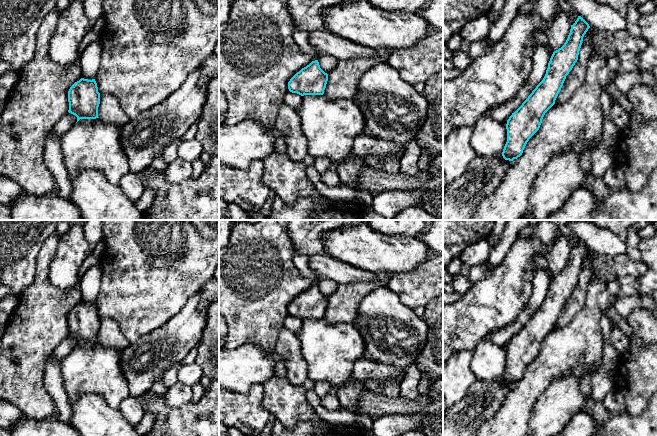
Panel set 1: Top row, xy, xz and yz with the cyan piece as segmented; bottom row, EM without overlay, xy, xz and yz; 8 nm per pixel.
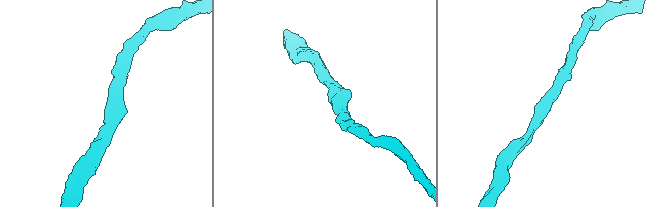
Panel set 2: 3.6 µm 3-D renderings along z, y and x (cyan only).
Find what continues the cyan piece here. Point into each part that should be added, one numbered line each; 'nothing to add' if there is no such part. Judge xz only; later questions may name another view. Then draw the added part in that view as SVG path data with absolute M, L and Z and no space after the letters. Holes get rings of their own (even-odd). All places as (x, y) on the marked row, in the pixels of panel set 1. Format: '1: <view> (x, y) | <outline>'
1: xz (330, 126) | M304 95L302 103L295 108L300 116L302 133L307 139L308 154L341 162L352 156L354 139L364 132L365 119L352 99L331 100L323 95Z

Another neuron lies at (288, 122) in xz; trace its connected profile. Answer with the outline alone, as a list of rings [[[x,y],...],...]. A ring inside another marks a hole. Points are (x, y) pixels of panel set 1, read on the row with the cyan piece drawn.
[[[282,104],[274,128],[282,133],[286,143],[285,153],[292,161],[302,161],[308,155],[307,139],[302,133],[301,119],[295,109]]]

